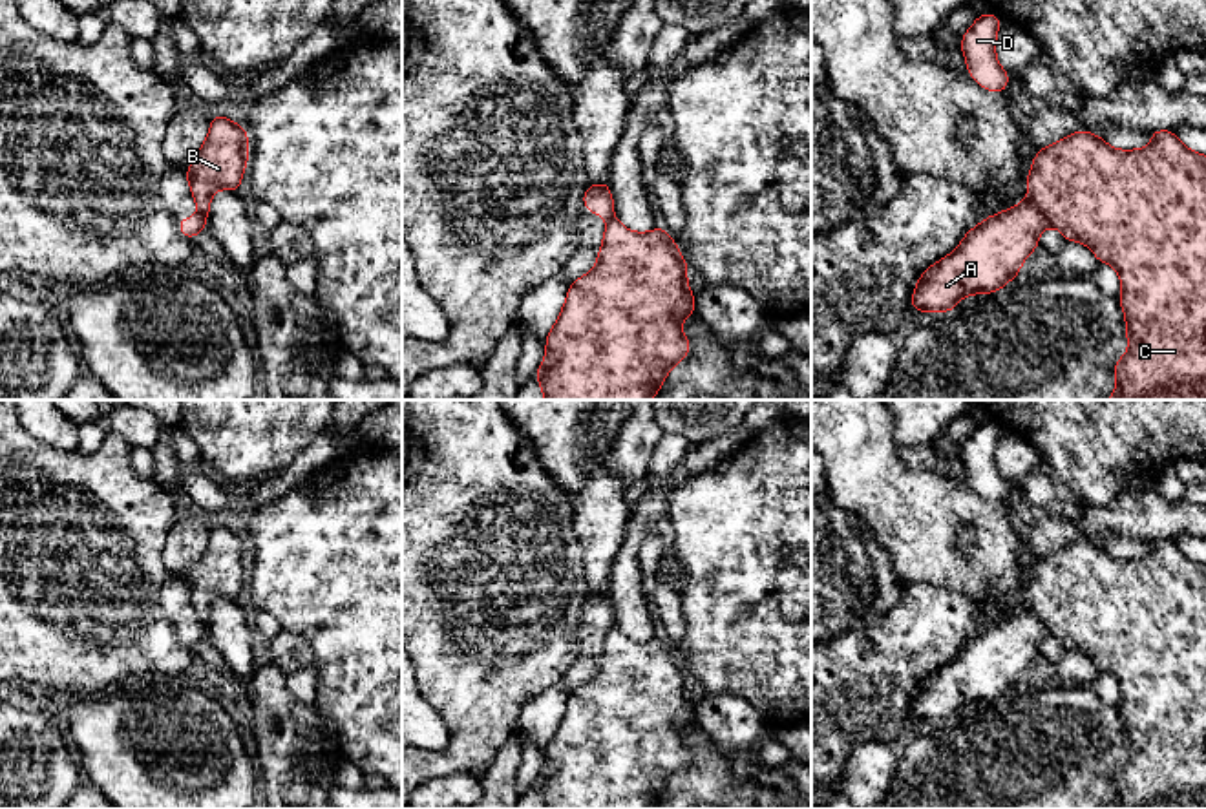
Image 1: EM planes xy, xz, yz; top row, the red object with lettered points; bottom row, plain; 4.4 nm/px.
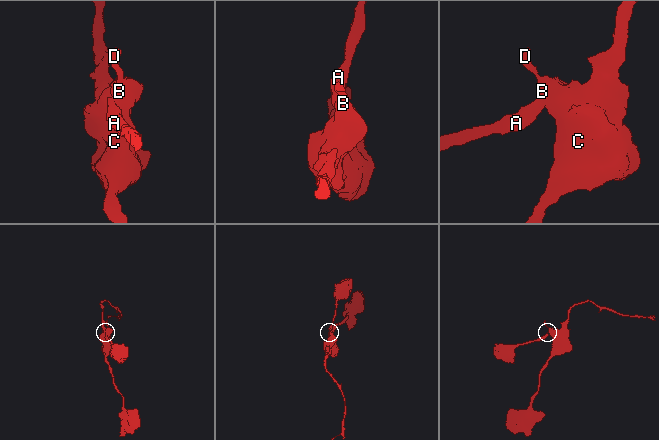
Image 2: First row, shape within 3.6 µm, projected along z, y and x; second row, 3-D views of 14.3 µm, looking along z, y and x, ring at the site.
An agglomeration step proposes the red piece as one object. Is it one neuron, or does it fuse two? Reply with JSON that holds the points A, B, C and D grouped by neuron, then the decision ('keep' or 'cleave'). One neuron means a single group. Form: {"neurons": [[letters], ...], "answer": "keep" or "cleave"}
{"neurons": [["A"], ["B", "C", "D"]], "answer": "cleave"}

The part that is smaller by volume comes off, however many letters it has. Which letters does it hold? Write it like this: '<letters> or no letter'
A

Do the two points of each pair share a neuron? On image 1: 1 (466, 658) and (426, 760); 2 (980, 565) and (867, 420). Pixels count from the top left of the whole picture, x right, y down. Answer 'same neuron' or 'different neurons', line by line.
1: same neuron
2: same neuron

